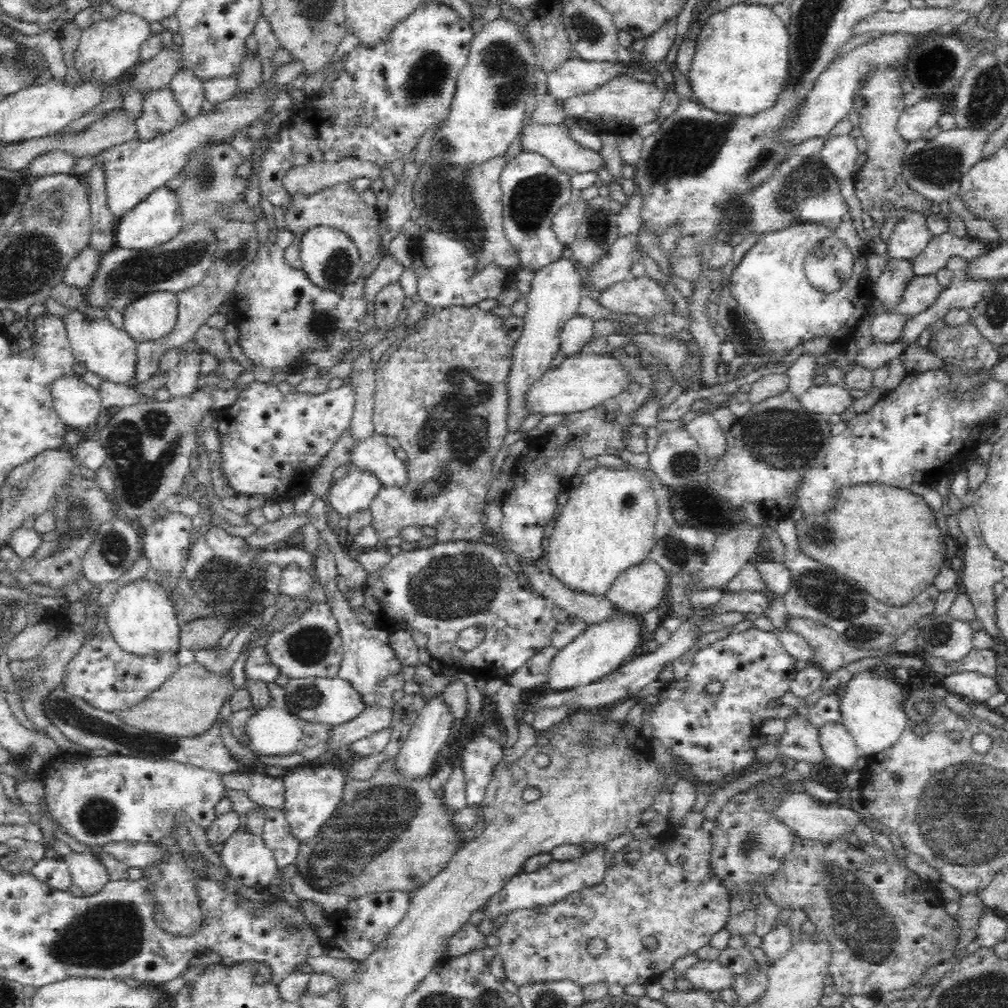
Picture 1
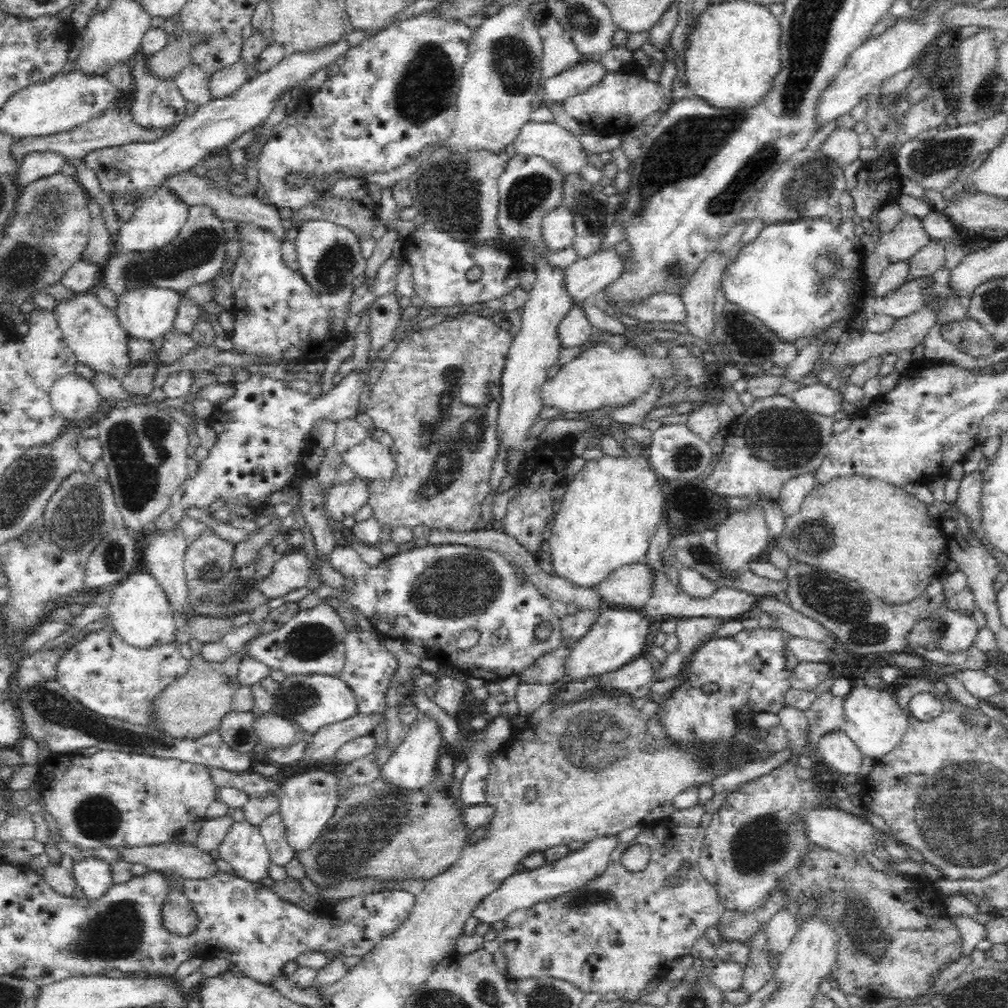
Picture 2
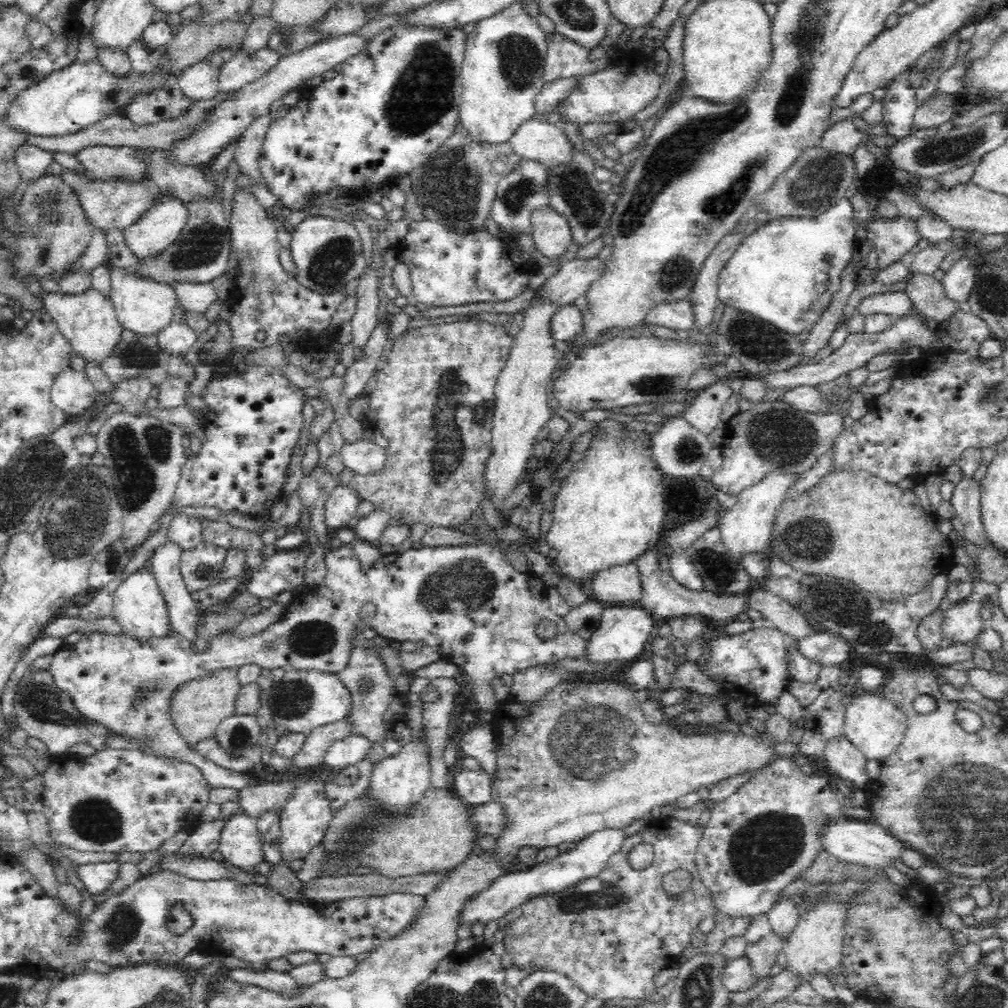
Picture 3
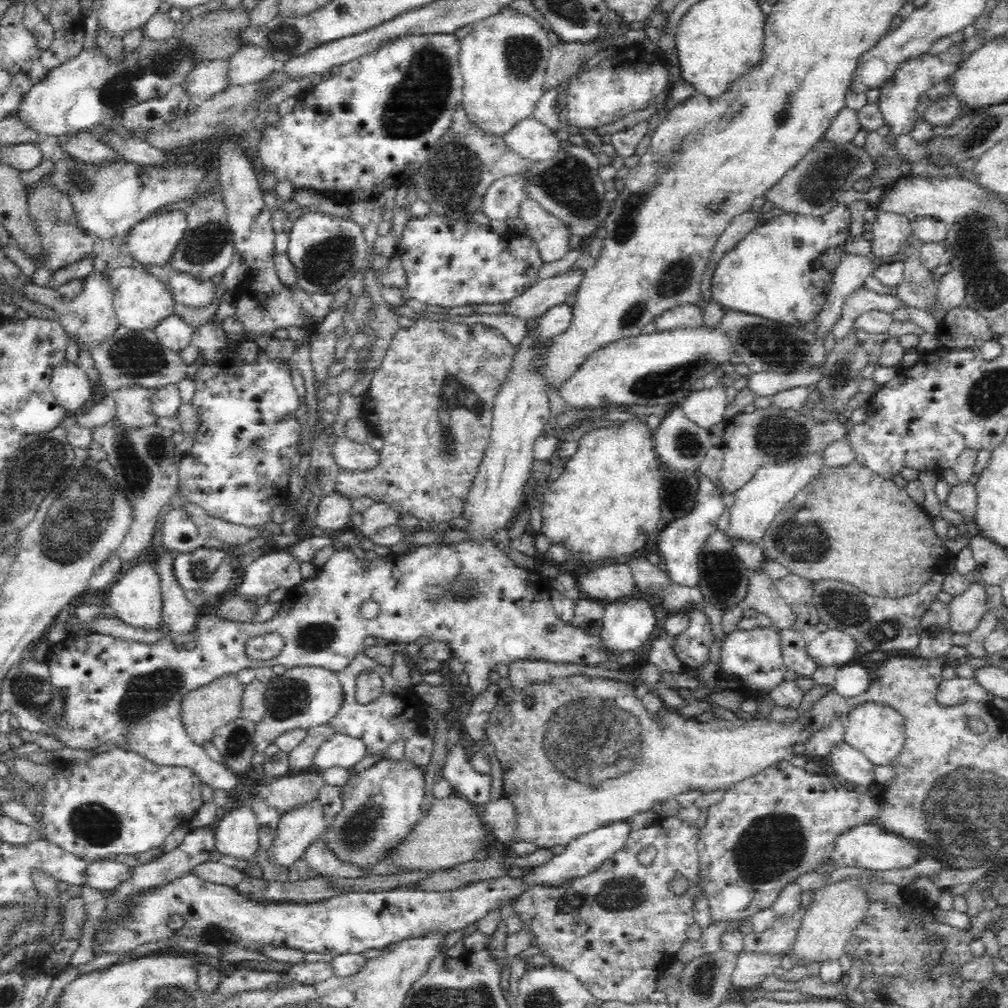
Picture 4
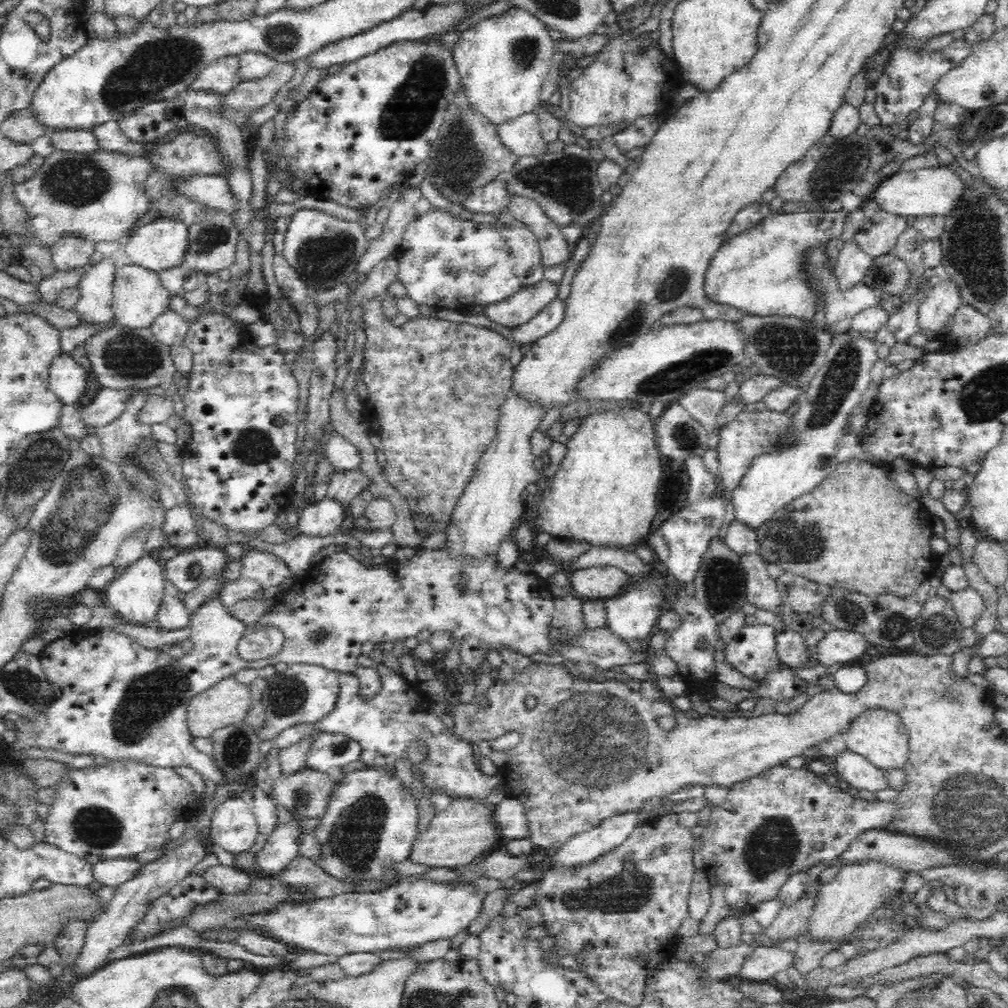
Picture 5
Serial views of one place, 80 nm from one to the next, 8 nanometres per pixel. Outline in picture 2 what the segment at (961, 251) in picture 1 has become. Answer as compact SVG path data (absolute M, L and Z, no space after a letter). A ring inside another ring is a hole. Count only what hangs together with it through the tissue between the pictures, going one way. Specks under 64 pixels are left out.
M930 240L907 259L908 274L904 282L911 282L920 276L931 276L944 266L945 250L941 241Z

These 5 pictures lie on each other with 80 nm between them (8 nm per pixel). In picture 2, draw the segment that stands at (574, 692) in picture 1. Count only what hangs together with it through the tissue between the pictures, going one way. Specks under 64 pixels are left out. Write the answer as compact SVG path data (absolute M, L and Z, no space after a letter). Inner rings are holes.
M637 656L625 665L615 670L607 671L600 683L610 688L621 688L635 693L640 686L653 680L652 662L642 656Z

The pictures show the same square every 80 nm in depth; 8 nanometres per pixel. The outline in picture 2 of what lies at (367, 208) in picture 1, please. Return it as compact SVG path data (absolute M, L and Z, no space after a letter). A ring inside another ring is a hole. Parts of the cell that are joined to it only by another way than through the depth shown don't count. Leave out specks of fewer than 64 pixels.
M320 198L316 202L305 206L298 212L294 212L292 218L301 219L301 222L310 218L326 218L346 226L351 226L354 232L357 232L361 239L362 250L367 257L373 250L376 240L370 235L374 228L371 220L374 217L362 203L354 201L342 201L339 199L330 199L328 202L316 207L314 204L319 203Z

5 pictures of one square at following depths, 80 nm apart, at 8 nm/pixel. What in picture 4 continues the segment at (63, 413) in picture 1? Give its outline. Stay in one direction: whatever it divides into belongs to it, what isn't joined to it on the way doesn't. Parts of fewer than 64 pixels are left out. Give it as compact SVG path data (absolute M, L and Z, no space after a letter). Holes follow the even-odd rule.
M64 358L52 370L49 387L64 408L79 411L91 396L92 382L75 361Z

